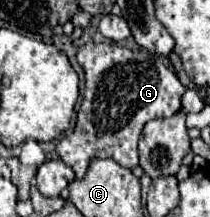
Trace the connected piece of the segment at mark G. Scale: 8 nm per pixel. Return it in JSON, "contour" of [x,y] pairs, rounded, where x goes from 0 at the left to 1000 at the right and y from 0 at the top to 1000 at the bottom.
{"contour":[[[433,189],[433,198],[395,207],[395,217],[367,235],[367,281],[376,281],[376,300],[386,300],[395,327],[405,327],[405,429],[395,429],[386,502],[376,502],[376,530],[367,530],[367,594],[348,594],[338,622],[319,622],[310,641],[290,641],[290,650],[271,659],[271,705],[281,705],[290,742],[319,751],[319,760],[357,788],[357,816],[367,816],[367,825],[386,825],[386,816],[405,806],[414,760],[424,760],[424,742],[433,742],[443,724],[481,724],[481,733],[538,724],[567,760],[633,779],[633,770],[662,751],[662,724],[652,724],[652,650],[662,650],[662,622],[671,622],[681,576],[690,576],[710,548],[757,548],[757,539],[814,539],[814,530],[833,530],[833,521],[862,502],[862,438],[881,429],[881,401],[852,382],[843,346],[833,346],[814,318],[795,318],[795,309],[776,300],[776,281],[767,281],[757,263],[738,263],[738,253],[719,253],[719,244],[700,244],[700,235],[624,235],[624,226],[605,226],[605,217],[567,217],[557,198],[443,198],[443,189]]]}

